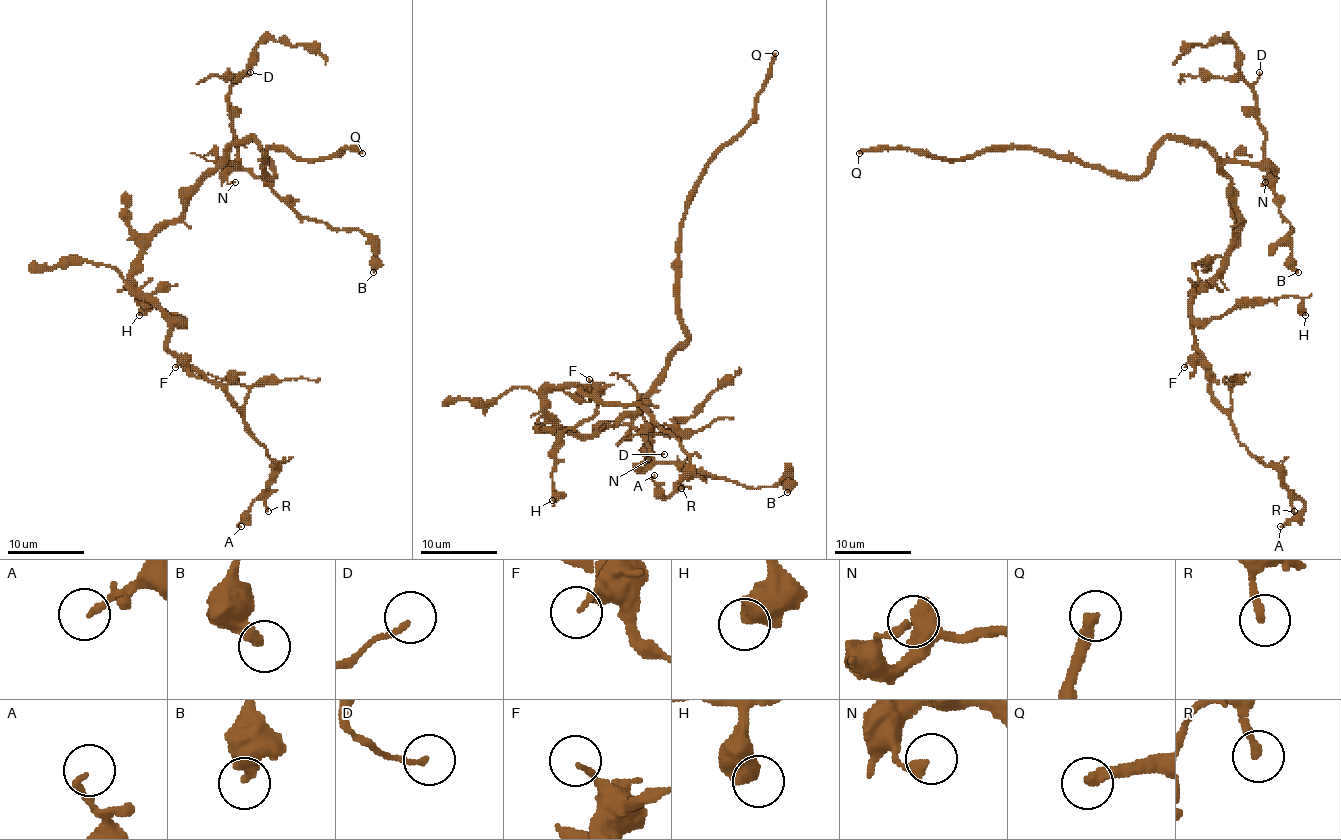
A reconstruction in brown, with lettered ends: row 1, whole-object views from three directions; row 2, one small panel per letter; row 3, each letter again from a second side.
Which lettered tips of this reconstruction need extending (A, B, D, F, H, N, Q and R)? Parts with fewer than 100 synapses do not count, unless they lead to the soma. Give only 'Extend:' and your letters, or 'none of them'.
Extend: Q

